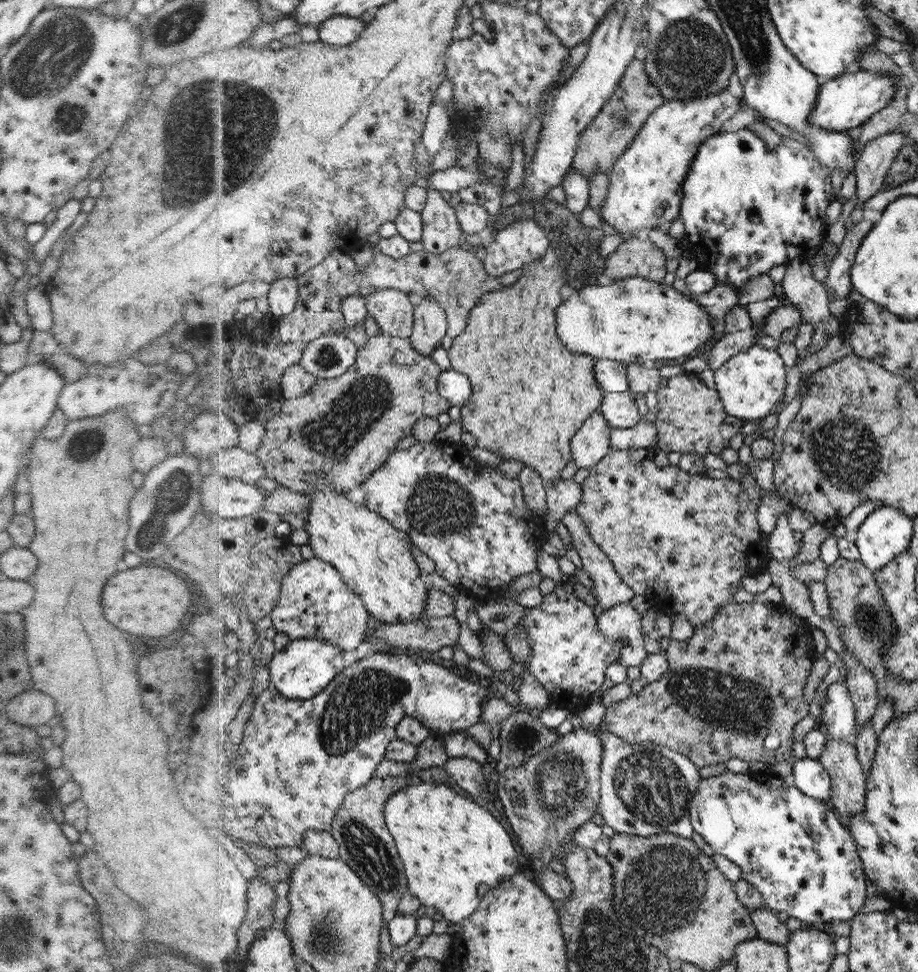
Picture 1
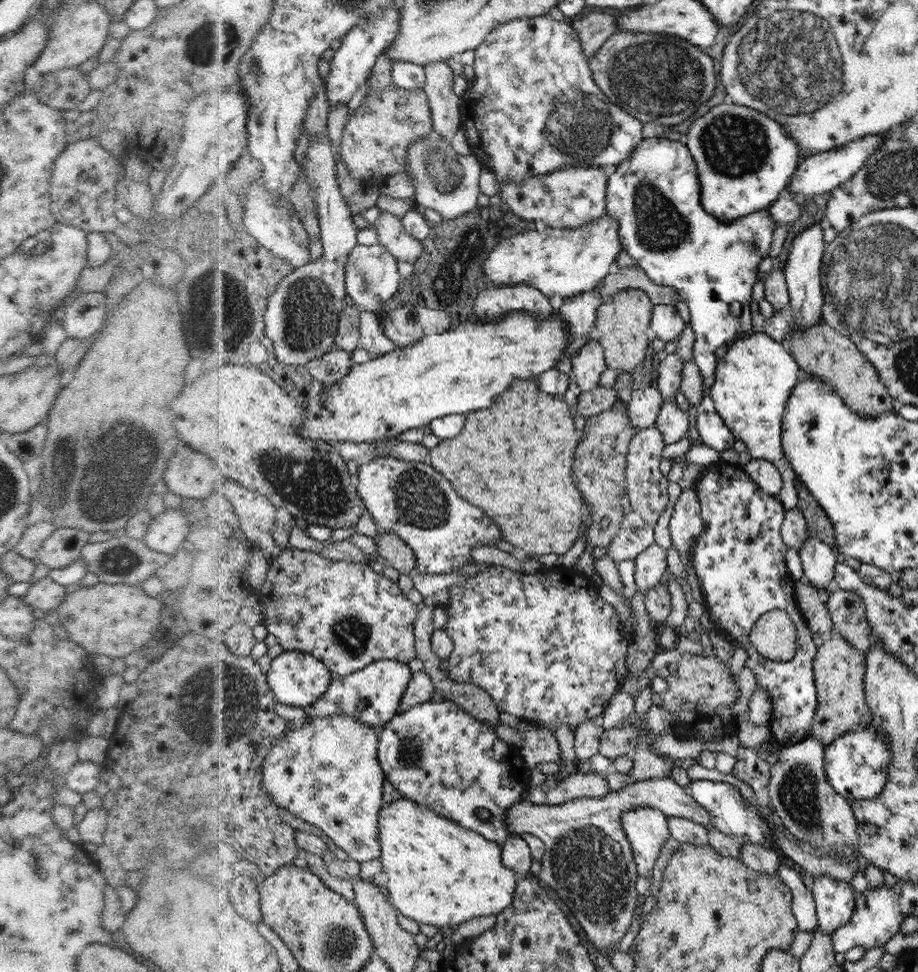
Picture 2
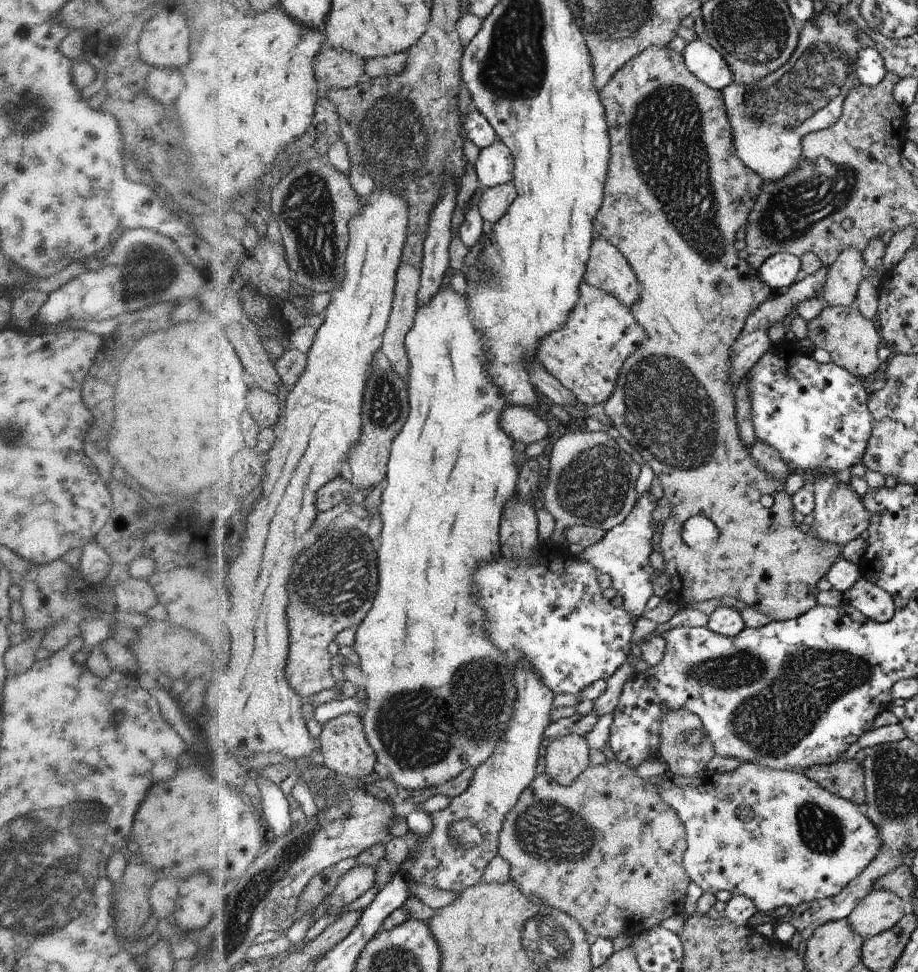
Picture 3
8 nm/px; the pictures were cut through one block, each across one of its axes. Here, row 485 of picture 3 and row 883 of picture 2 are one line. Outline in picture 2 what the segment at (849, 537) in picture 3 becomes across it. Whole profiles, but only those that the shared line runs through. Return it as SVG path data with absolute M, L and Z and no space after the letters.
M818 876L813 880L813 887L810 887L813 894L813 901L816 908L818 920L817 928L832 935L834 931L844 926L850 920L854 912L854 896L850 884L837 882L828 876Z

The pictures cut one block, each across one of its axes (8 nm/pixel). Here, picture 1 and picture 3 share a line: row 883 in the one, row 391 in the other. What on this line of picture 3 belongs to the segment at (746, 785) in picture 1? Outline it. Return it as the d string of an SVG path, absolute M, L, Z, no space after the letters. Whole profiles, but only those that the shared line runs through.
M788 342L779 347L773 345L761 356L748 376L755 438L771 445L790 471L805 473L817 470L830 475L862 463L864 450L867 450L866 442L872 436L873 418L866 408L868 394L852 373L832 362L818 364L809 351Z

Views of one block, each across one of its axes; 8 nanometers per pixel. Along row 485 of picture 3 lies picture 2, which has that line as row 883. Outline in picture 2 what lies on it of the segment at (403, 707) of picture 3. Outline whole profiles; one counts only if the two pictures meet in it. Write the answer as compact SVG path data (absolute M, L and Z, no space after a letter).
M406 798L386 805L380 821L381 861L384 858L384 872L390 878L390 898L403 915L414 918L422 925L455 928L476 916L497 915L513 904L517 873L505 865L501 846L496 841L490 841L454 819Z

